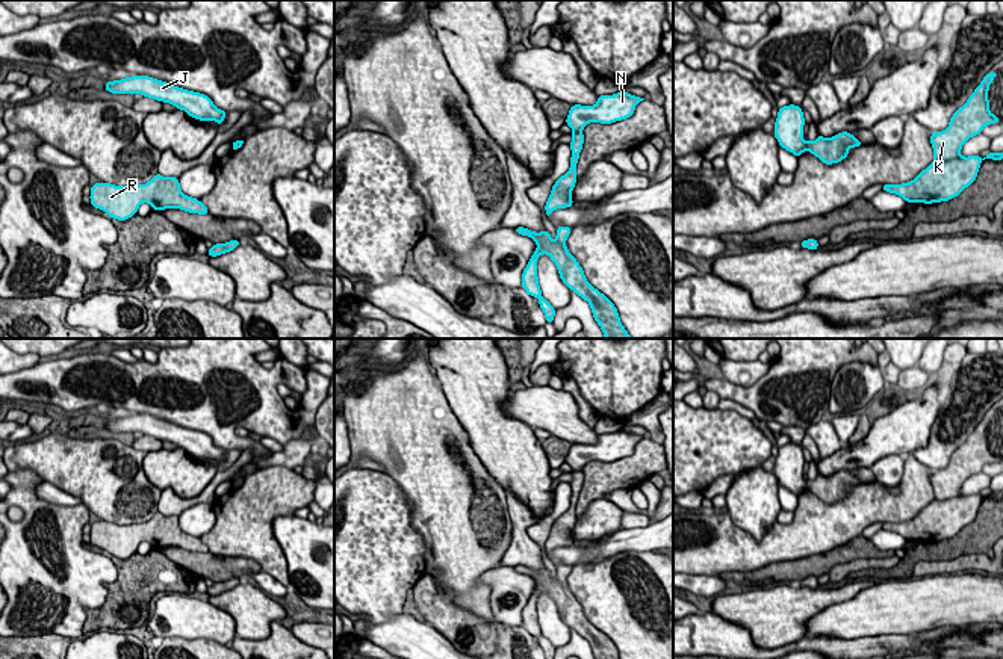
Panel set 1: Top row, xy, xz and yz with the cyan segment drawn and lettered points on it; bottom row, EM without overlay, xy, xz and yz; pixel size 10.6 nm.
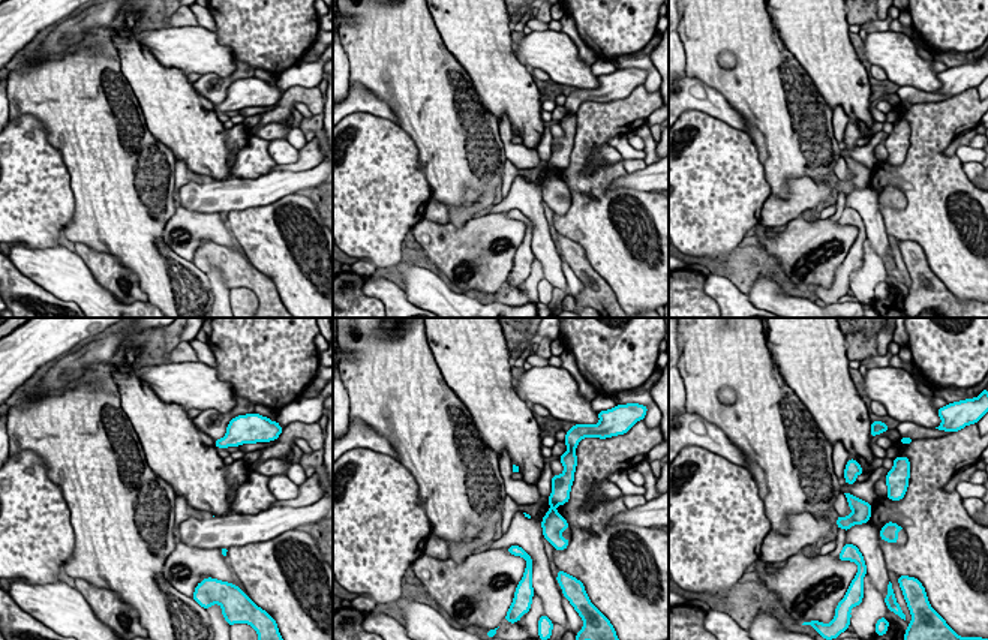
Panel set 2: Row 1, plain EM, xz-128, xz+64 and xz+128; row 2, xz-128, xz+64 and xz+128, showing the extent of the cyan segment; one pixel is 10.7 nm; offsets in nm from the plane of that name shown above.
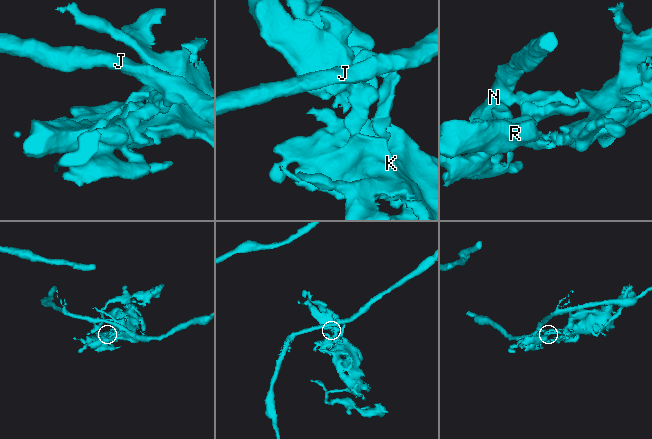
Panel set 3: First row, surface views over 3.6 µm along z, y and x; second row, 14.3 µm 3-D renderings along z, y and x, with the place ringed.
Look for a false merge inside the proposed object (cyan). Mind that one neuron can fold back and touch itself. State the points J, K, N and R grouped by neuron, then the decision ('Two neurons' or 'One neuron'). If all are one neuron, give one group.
Groups: J N / K R. Two neurons

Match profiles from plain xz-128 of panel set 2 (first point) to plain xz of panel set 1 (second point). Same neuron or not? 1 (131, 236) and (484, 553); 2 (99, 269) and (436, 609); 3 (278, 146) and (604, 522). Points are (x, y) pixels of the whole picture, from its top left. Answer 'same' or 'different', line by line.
1: same
2: same
3: different

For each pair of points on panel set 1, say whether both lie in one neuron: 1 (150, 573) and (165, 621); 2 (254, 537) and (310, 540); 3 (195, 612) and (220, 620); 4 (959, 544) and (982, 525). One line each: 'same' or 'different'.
1: different
2: different
3: same
4: same

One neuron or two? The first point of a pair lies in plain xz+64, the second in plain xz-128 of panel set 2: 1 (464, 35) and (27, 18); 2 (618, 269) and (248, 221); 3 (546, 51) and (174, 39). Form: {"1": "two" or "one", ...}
{"1": "two", "2": "one", "3": "one"}

